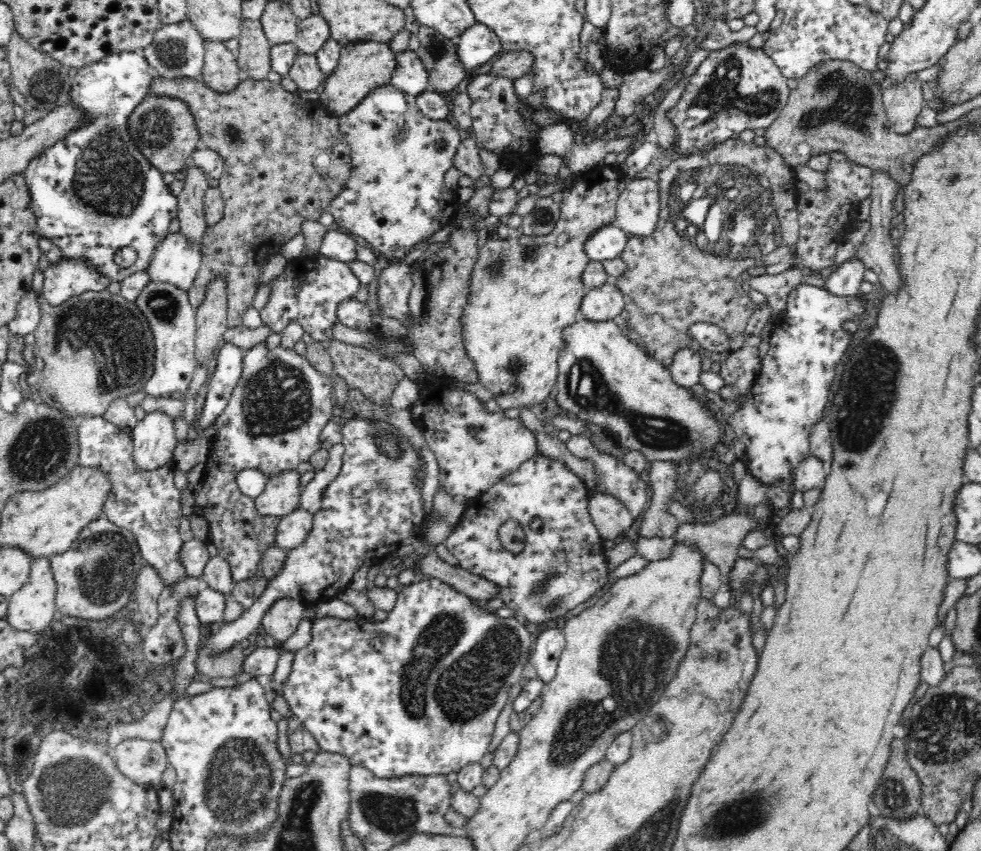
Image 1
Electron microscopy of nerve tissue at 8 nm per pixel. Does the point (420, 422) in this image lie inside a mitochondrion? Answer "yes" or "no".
no

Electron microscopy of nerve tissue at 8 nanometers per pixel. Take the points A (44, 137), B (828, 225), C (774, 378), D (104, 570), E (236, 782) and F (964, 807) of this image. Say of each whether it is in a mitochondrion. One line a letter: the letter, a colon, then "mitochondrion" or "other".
A: other
B: other
C: other
D: mitochondrion
E: mitochondrion
F: other

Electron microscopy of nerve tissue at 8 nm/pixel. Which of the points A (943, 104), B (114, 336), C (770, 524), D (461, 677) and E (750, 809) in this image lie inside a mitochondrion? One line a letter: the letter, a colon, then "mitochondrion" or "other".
A: other
B: mitochondrion
C: other
D: mitochondrion
E: mitochondrion

